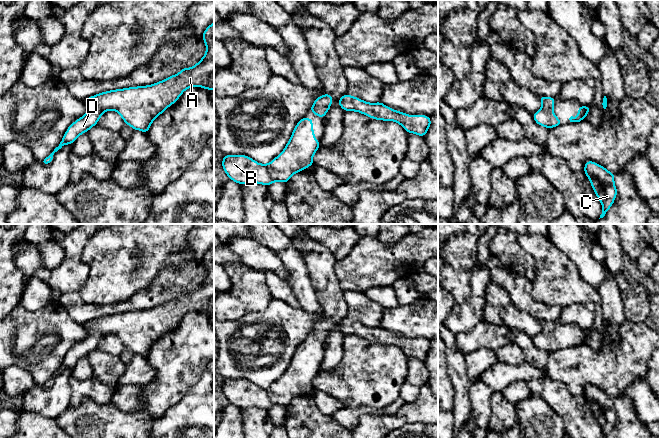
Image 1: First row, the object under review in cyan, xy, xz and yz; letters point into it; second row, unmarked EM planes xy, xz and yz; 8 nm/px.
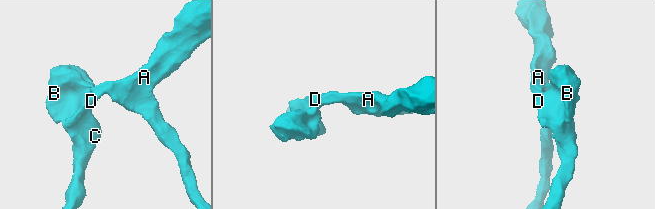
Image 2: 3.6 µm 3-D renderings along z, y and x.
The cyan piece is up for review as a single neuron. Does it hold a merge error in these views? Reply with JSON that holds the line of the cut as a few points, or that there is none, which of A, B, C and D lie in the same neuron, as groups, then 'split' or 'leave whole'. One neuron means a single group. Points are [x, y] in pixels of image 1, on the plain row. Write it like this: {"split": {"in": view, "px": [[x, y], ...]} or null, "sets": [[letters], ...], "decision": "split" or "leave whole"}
{"split": null, "sets": [["A", "B", "C", "D"]], "decision": "leave whole"}

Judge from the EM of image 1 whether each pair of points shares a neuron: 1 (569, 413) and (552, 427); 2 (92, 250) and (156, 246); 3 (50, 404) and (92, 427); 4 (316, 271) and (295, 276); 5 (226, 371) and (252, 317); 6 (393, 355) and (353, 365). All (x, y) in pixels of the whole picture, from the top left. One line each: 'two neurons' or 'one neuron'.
1: two neurons
2: one neuron
3: two neurons
4: two neurons
5: one neuron
6: one neuron

